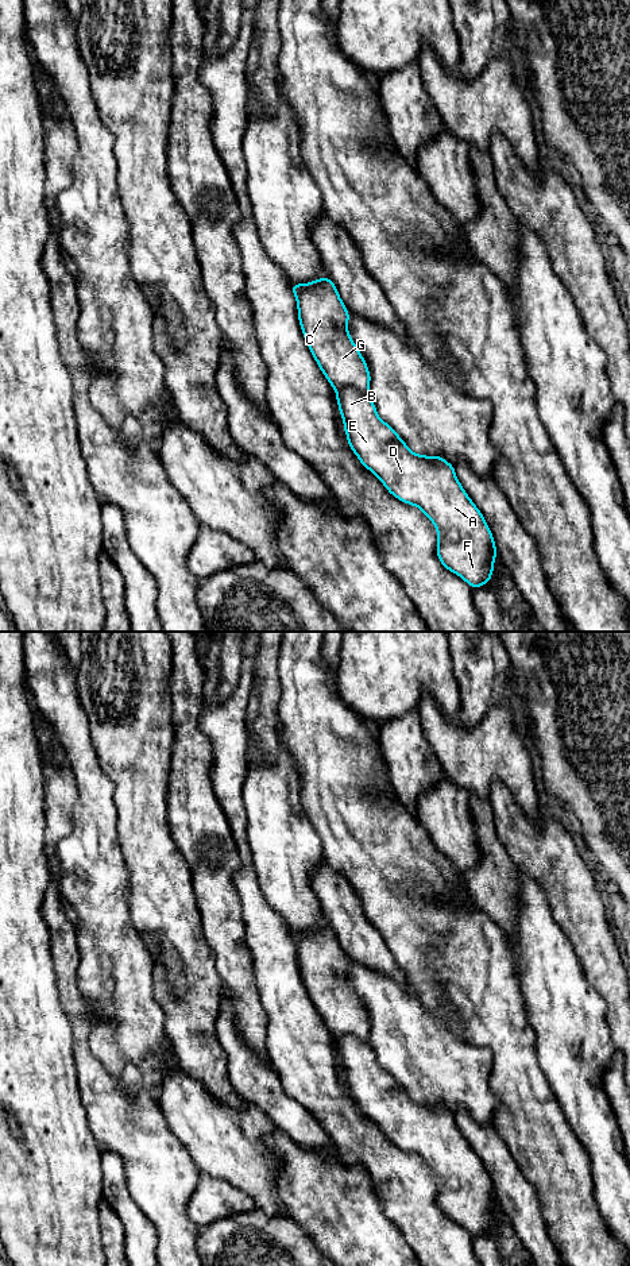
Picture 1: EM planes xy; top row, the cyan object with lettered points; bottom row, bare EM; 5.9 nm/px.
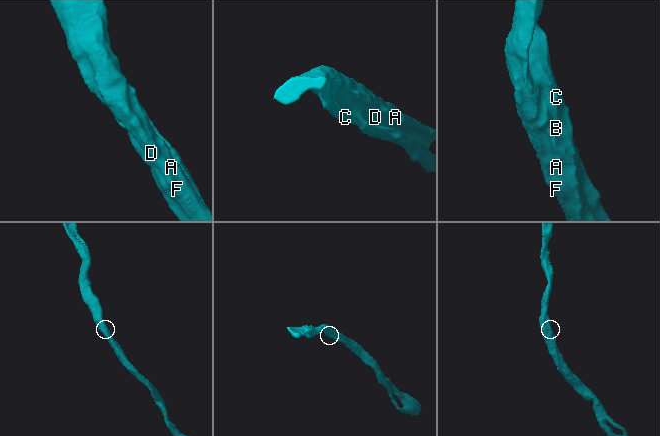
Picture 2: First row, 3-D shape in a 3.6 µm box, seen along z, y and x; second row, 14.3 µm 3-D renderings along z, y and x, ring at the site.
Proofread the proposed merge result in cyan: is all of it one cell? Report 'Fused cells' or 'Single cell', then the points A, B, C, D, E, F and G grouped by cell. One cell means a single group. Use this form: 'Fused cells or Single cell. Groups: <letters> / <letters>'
Single cell. Groups: A B C D E F G

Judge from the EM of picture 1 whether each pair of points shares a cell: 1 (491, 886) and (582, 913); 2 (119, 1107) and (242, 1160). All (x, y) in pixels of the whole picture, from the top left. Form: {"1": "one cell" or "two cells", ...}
{"1": "one cell", "2": "two cells"}

